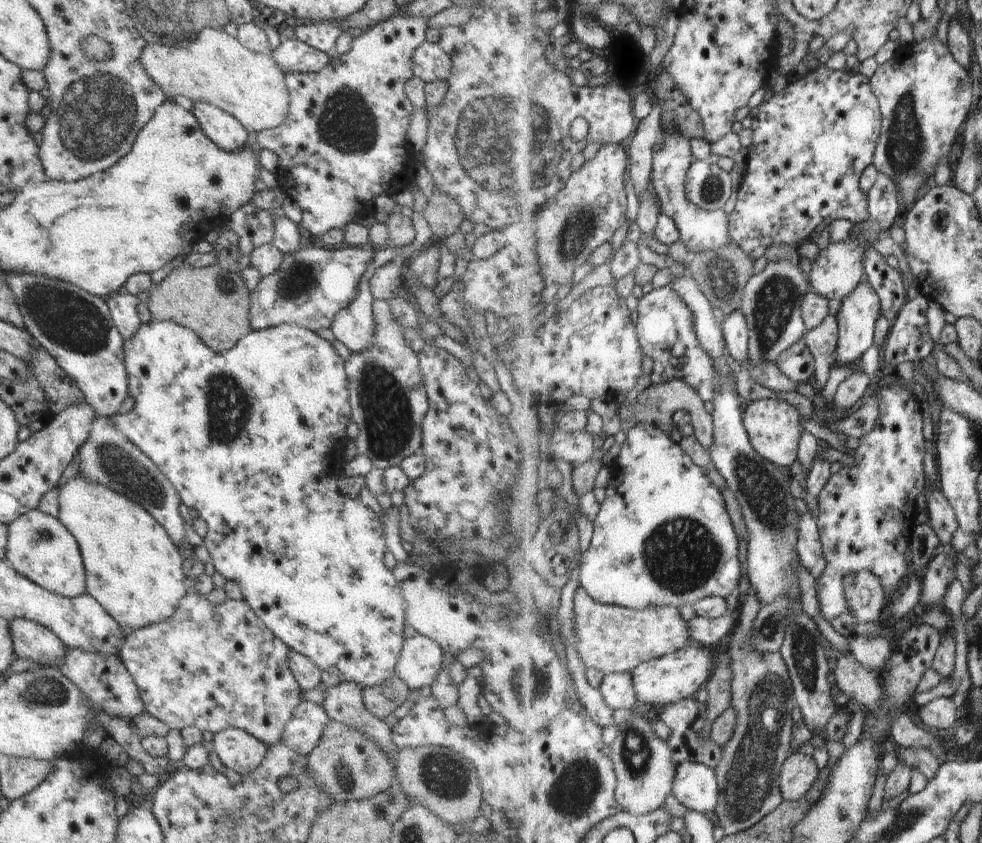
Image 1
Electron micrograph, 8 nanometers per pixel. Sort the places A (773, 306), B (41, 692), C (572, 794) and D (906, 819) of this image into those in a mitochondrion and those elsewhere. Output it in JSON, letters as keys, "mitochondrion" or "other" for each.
{"A":"mitochondrion","B":"mitochondrion","C":"mitochondrion","D":"mitochondrion"}

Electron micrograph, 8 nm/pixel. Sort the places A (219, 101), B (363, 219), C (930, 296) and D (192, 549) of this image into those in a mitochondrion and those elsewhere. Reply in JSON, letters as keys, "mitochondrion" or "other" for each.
{"A":"other","B":"other","C":"other","D":"other"}

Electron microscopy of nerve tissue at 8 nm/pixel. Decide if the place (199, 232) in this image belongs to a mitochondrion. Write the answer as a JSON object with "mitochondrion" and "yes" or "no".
{"mitochondrion":"no"}

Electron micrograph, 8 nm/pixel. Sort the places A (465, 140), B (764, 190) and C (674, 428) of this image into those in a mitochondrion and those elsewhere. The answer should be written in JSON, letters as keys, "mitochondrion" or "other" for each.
{"A":"mitochondrion","B":"other","C":"other"}

